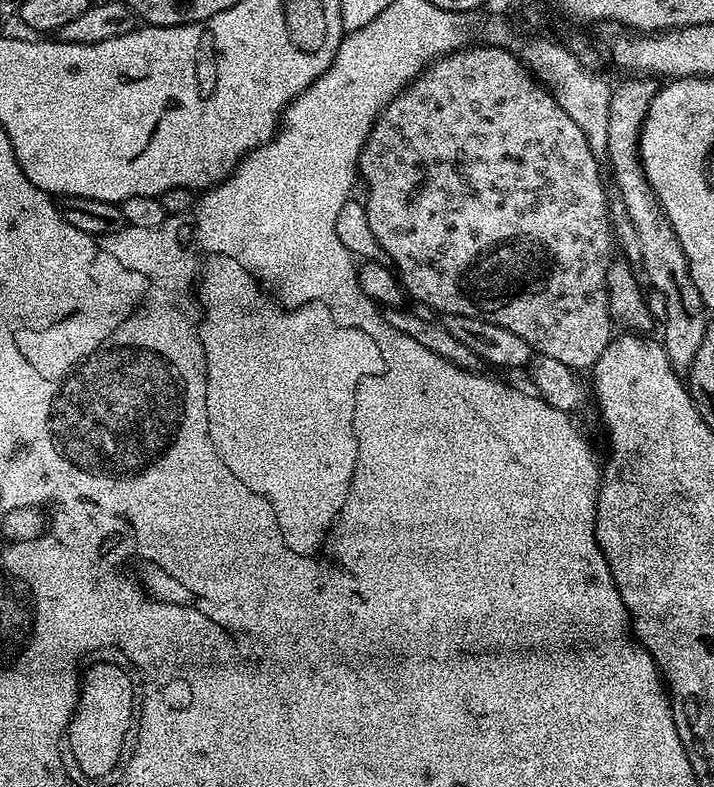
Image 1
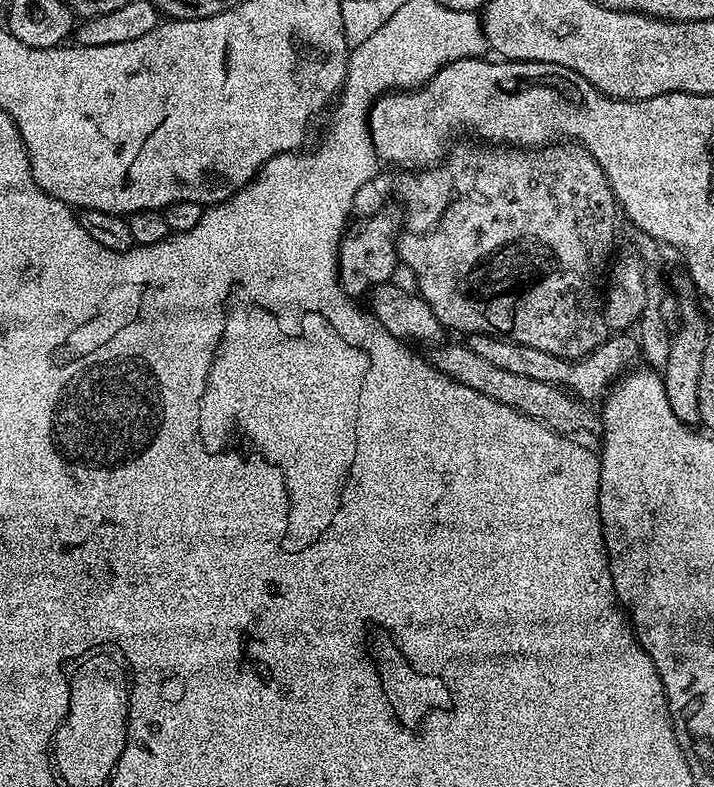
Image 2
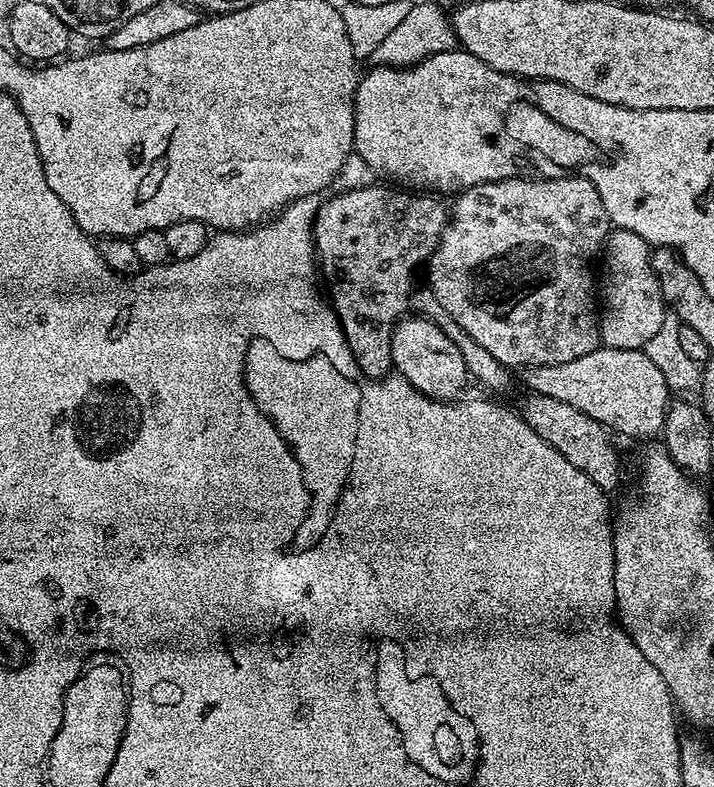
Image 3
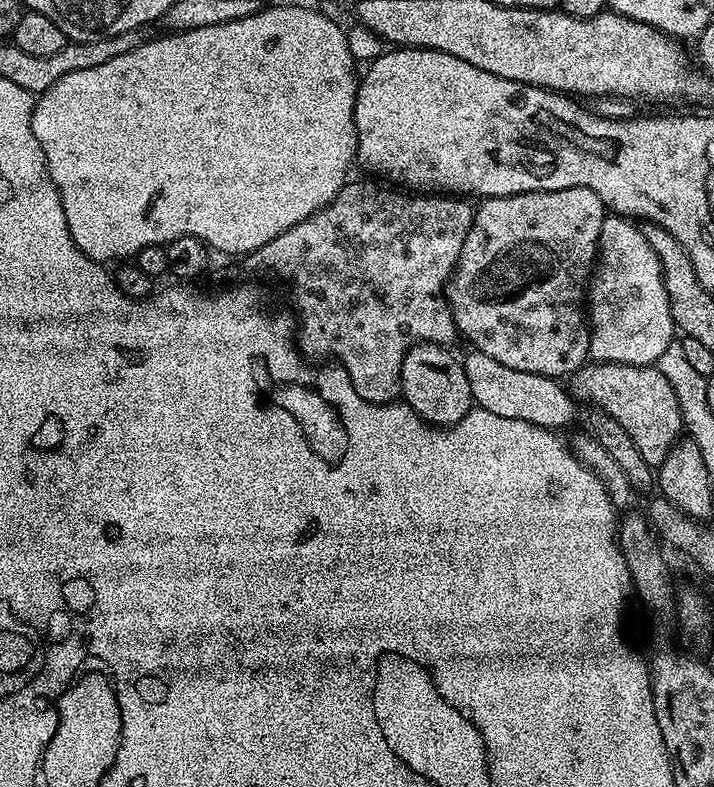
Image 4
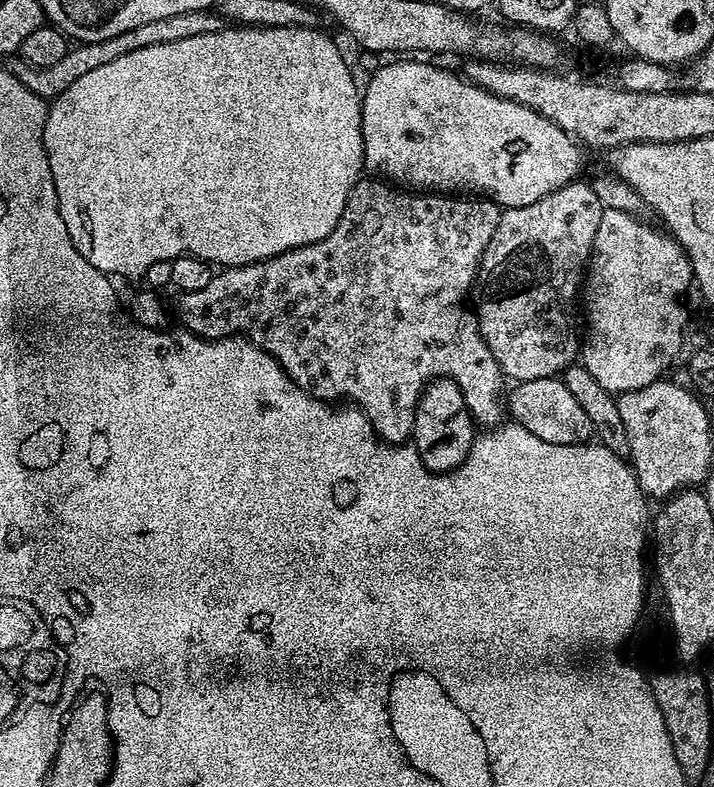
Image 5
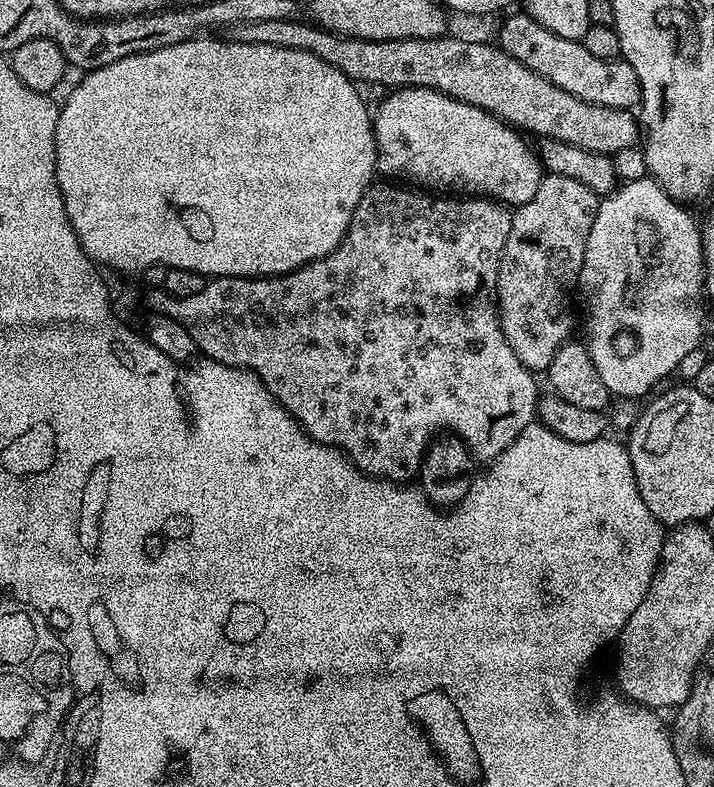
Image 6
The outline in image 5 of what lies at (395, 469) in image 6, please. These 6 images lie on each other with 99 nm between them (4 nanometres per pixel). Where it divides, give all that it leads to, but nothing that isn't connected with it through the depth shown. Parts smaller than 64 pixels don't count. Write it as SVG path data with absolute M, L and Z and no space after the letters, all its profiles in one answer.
M361 178L350 190L346 198L346 206L342 210L342 218L338 218L338 226L313 244L301 248L292 248L268 260L259 260L253 264L243 264L237 268L224 268L217 271L206 286L197 292L182 292L175 298L176 312L185 329L194 332L203 340L224 340L233 334L239 334L243 339L251 340L266 354L273 356L282 366L282 370L304 392L308 392L316 400L325 402L351 402L359 408L372 422L376 435L385 444L405 443L412 435L415 424L415 410L419 406L420 395L437 377L448 377L464 392L465 404L469 413L480 426L495 426L505 419L506 396L500 393L500 383L505 383L506 377L501 372L490 346L486 344L480 333L480 324L476 313L471 307L464 308L464 295L471 293L476 279L476 269L480 267L480 259L494 236L494 230L500 221L501 207L487 198L457 198L452 194L413 194L401 190L380 178Z

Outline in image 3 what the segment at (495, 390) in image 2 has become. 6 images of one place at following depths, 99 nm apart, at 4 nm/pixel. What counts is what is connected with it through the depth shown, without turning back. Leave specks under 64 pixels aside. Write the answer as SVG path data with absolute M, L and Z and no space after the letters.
M533 392L525 395L525 400L518 407L518 414L534 430L534 434L541 436L547 444L554 446L566 462L578 466L586 478L590 478L606 494L620 484L620 456L616 453L616 448L612 445L609 429L603 424L594 422L590 414L582 414L575 406L570 406L567 402L560 402L558 398L550 398L546 394Z

